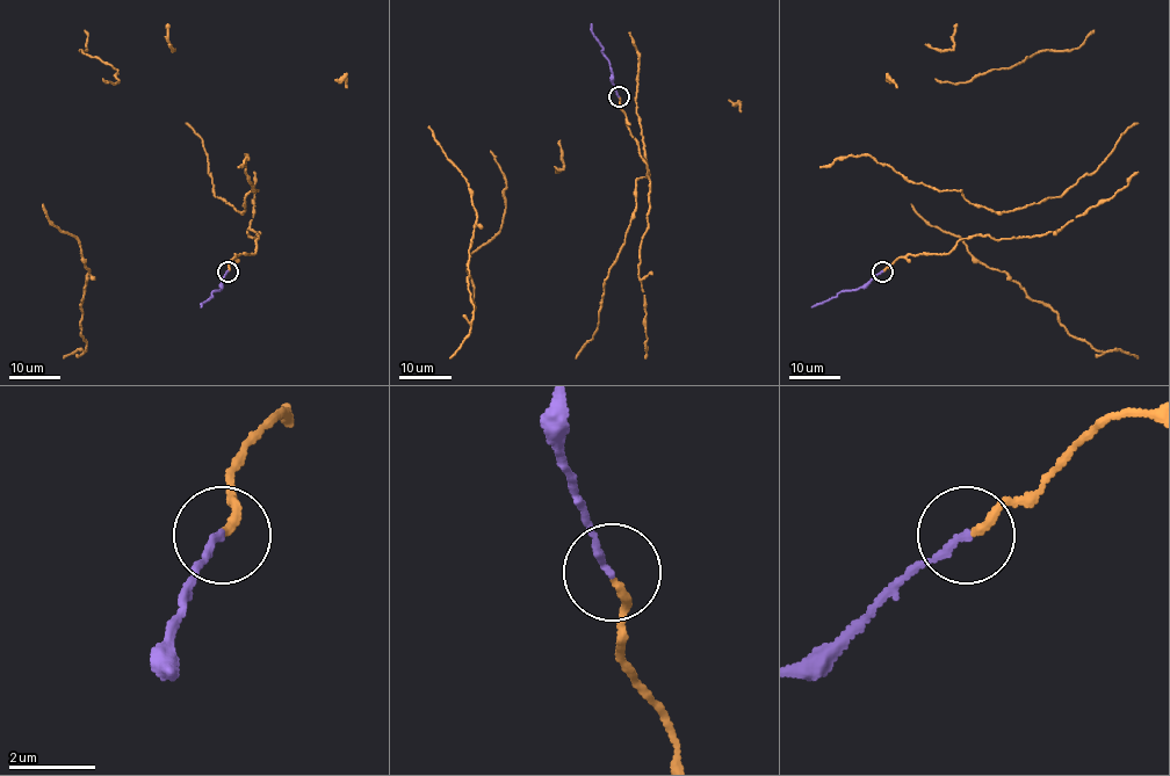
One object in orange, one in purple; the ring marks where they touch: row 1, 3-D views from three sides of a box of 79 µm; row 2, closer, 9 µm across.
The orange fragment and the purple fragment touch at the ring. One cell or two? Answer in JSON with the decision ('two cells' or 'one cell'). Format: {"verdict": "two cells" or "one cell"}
{"verdict": "one cell"}

